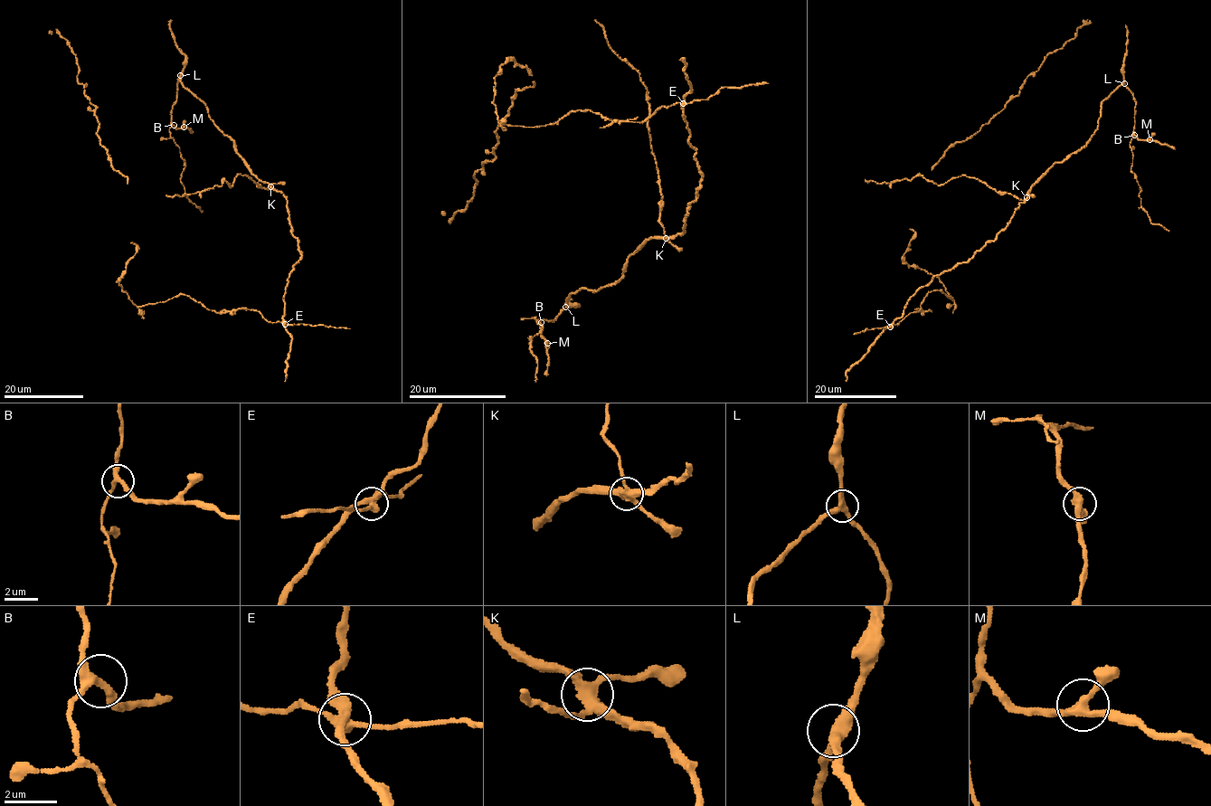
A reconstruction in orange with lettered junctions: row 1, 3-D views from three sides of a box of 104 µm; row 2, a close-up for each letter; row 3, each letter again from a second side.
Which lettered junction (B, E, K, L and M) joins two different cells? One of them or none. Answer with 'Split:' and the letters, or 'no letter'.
Split: E

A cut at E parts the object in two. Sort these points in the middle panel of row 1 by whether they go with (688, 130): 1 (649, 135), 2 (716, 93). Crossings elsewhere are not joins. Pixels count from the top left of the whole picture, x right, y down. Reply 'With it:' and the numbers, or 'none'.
With it: 1

